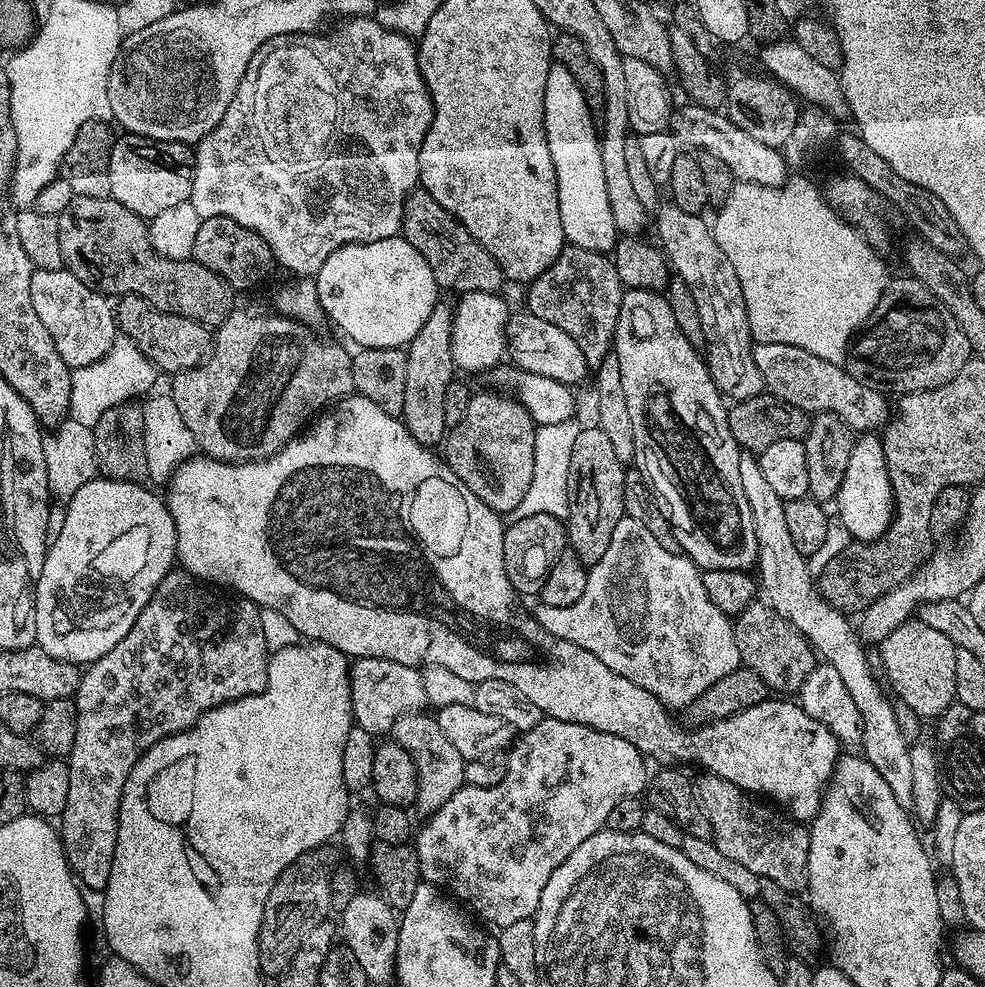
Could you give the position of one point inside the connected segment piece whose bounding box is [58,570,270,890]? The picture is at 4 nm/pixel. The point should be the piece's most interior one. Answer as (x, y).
(190, 650)

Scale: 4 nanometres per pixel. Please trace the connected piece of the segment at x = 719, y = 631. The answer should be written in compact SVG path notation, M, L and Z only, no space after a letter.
M626 515L618 522L618 526L614 526L614 538L610 538L610 547L607 548L606 554L602 554L598 563L588 568L586 590L582 590L582 598L578 598L578 602L574 602L574 606L565 608L546 606L541 603L537 603L535 607L536 620L547 632L554 634L554 638L562 638L566 642L594 654L594 658L598 658L598 662L602 662L605 666L610 666L610 670L614 670L614 674L618 674L622 678L630 678L630 682L634 682L634 686L642 686L642 690L646 690L651 696L658 698L660 703L669 710L687 709L688 705L698 699L703 692L710 690L710 686L714 686L714 682L718 682L718 678L726 678L726 674L741 667L740 651L732 629L733 621L726 614L722 614L722 610L718 610L718 606L714 606L714 602L710 602L701 569L697 568L689 556L666 550L666 546L661 546L658 538L654 538L654 534L650 534L650 530L646 530L646 526L642 526L642 522L634 522L634 518Z

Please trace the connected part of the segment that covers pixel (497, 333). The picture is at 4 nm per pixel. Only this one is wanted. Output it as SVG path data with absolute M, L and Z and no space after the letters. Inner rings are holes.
M466 292L455 301L452 314L450 350L457 369L463 372L487 373L505 359L507 322L510 308L504 305L503 295L494 292Z

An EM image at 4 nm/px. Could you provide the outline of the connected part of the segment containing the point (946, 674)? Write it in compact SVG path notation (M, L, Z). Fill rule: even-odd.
M919 618L908 620L898 630L879 641L880 662L892 687L891 695L902 699L922 718L939 718L956 699L954 690L954 654L957 646L946 634L926 626Z

